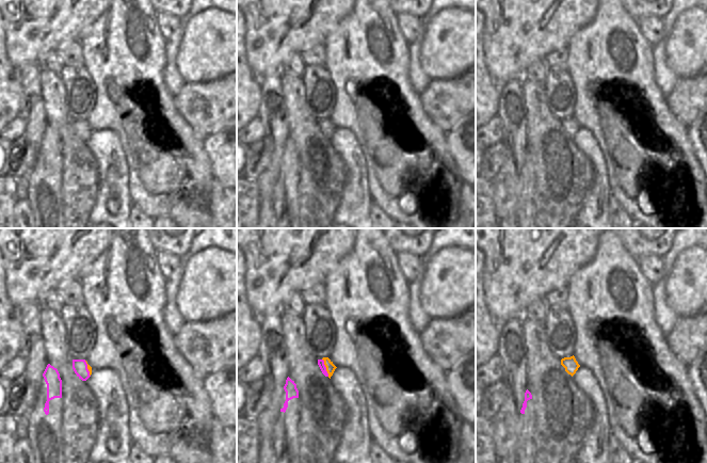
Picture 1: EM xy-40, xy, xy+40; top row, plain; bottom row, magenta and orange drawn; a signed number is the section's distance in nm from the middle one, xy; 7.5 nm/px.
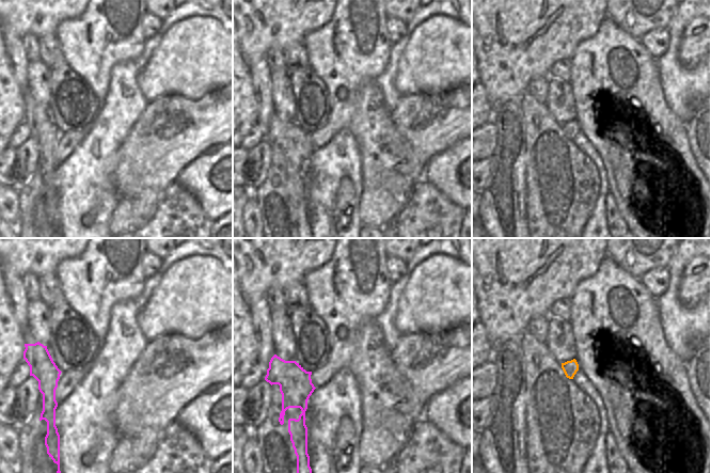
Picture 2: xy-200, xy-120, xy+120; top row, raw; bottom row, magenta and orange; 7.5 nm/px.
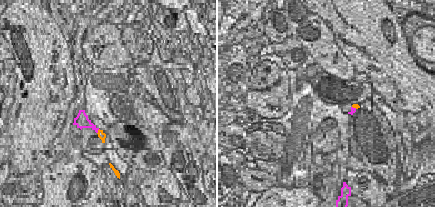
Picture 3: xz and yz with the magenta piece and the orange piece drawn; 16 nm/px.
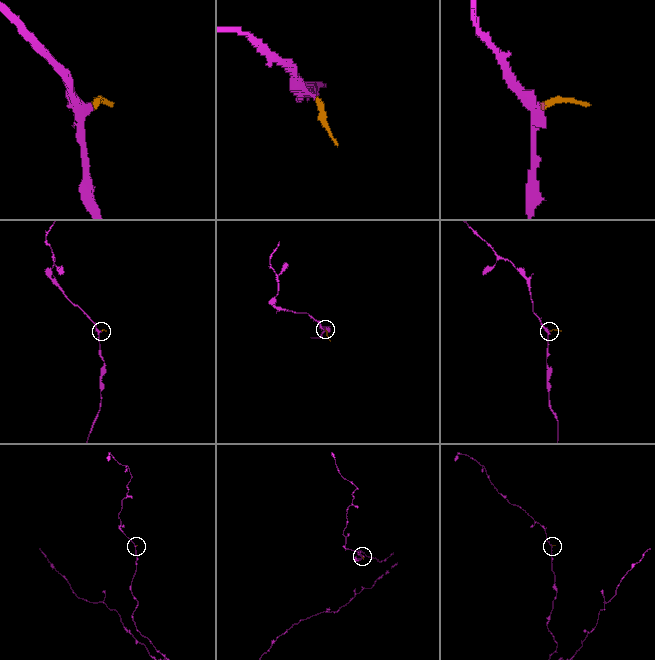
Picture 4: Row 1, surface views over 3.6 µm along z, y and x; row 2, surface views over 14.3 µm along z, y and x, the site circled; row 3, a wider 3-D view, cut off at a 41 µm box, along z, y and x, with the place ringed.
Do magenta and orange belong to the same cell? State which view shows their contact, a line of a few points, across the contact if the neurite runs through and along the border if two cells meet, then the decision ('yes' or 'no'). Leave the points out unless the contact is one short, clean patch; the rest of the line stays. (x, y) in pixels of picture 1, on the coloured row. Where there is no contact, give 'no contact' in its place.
meets magenta in xy; line xy (322, 358), (328, 376); no

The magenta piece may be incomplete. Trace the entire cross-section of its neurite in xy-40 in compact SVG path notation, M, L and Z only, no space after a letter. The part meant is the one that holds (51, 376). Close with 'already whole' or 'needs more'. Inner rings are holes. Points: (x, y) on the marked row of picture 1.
M47 365L43 377L47 384L47 401L45 403L44 412L46 415L49 414L49 401L54 398L62 398L62 380L57 368Z; already whole

